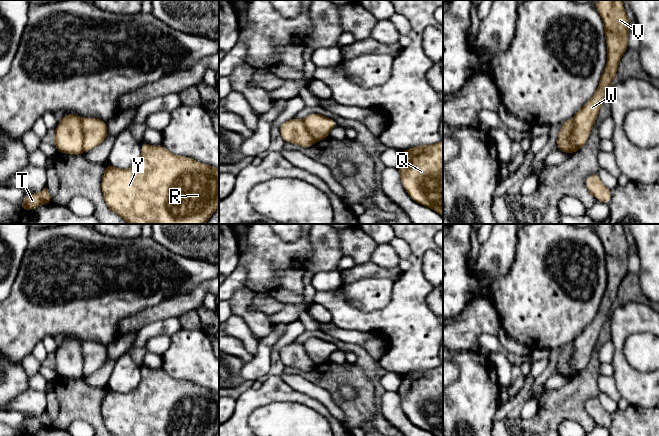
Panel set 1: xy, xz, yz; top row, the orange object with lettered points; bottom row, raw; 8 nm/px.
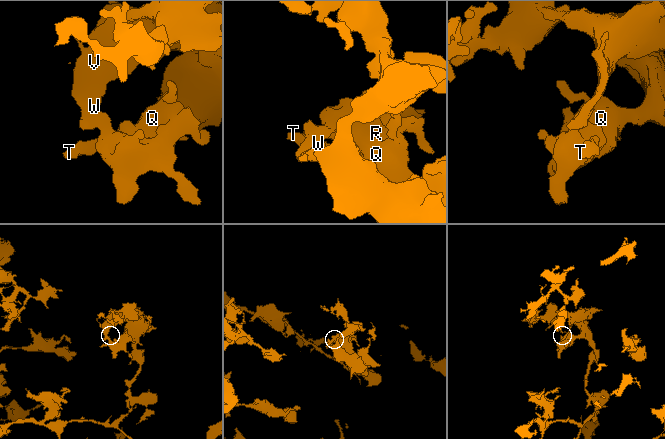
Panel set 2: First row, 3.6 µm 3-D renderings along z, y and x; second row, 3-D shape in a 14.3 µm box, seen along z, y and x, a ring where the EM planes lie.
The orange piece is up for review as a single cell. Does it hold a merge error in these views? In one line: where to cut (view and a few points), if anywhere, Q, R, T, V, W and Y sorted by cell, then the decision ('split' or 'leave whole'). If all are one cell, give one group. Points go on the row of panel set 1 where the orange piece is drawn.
cut yz (573, 118), (570, 146), (567, 149), (559, 150); groups Q R T Y / V W; split

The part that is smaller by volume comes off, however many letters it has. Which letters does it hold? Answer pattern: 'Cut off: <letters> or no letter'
Cut off: V, W

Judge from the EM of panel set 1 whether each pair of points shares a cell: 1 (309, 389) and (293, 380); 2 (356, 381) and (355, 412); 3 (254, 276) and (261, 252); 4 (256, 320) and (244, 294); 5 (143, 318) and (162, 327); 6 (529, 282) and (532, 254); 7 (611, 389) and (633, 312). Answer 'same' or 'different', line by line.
1: same
2: same
3: same
4: same
5: different
6: same
7: different

